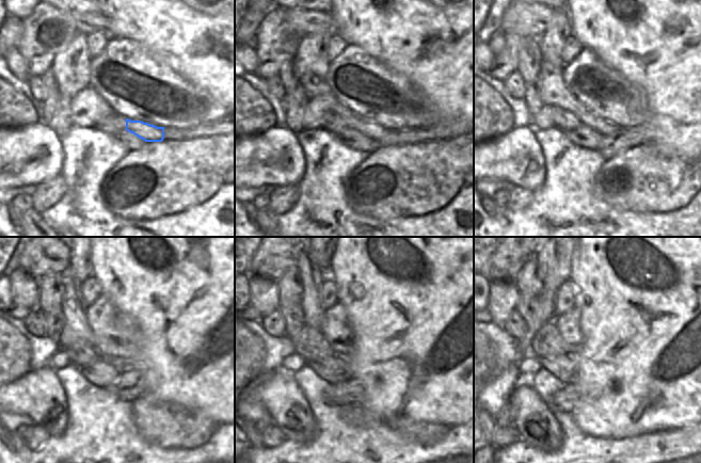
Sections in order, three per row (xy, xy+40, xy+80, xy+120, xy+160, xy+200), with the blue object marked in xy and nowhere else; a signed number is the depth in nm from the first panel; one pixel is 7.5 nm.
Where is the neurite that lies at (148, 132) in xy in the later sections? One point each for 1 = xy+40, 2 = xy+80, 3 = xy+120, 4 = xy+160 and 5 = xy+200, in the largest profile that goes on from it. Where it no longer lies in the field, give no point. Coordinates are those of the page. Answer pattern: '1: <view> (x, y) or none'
1: xy+40 (356, 122)
2: xy+80 (553, 90)
3: xy+120 (76, 326)
4: xy+160 (312, 277)
5: xy+200 (545, 258)

